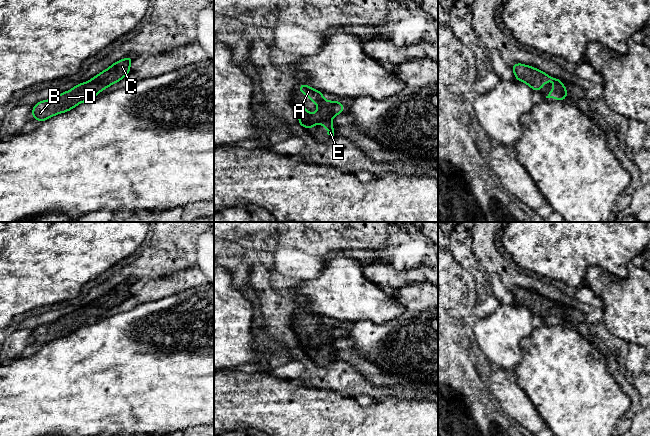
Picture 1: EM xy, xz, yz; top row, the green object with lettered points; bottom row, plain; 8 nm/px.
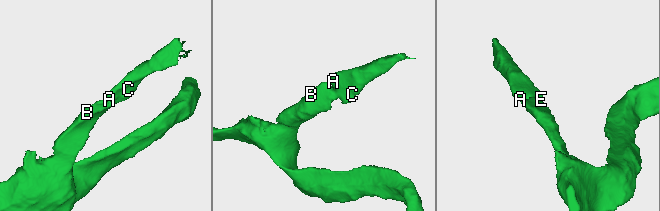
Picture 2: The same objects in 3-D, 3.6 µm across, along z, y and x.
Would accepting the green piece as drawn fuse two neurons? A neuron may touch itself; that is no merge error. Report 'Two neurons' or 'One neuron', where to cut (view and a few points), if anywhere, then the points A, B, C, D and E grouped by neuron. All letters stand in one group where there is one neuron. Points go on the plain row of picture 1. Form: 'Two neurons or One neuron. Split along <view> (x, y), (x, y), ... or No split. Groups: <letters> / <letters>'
One neuron. No split. Groups: A B C D E

